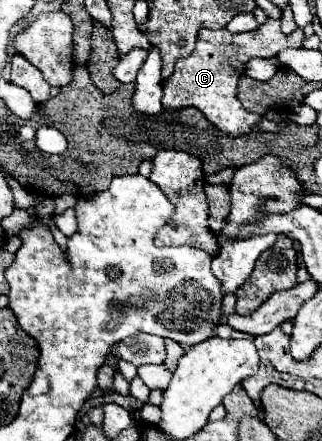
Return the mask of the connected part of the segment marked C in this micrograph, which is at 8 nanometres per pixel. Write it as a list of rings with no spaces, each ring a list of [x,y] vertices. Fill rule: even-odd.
[[[267,19],[259,29],[251,33],[229,33],[227,29],[209,31],[201,29],[197,47],[187,59],[179,59],[175,63],[175,73],[163,85],[163,107],[165,109],[181,109],[181,107],[197,107],[205,117],[223,133],[231,137],[247,135],[255,129],[261,121],[261,115],[249,113],[243,109],[241,101],[237,99],[237,79],[245,71],[245,63],[255,57],[275,57],[281,49],[293,47],[299,49],[303,43],[303,29],[297,29],[293,35],[281,33],[279,19]]]

